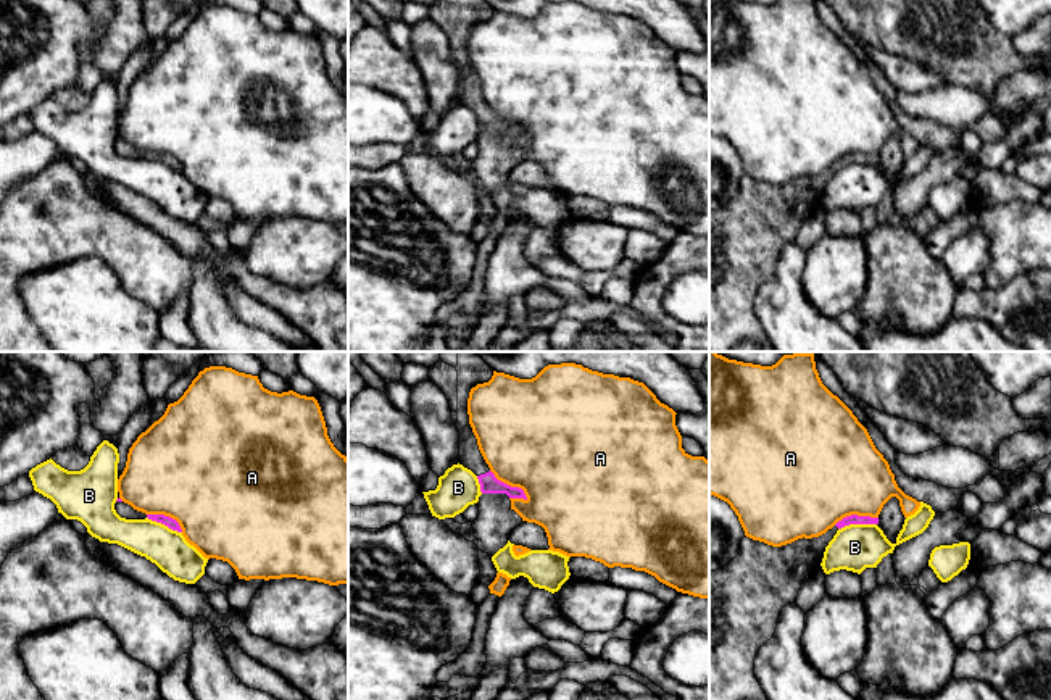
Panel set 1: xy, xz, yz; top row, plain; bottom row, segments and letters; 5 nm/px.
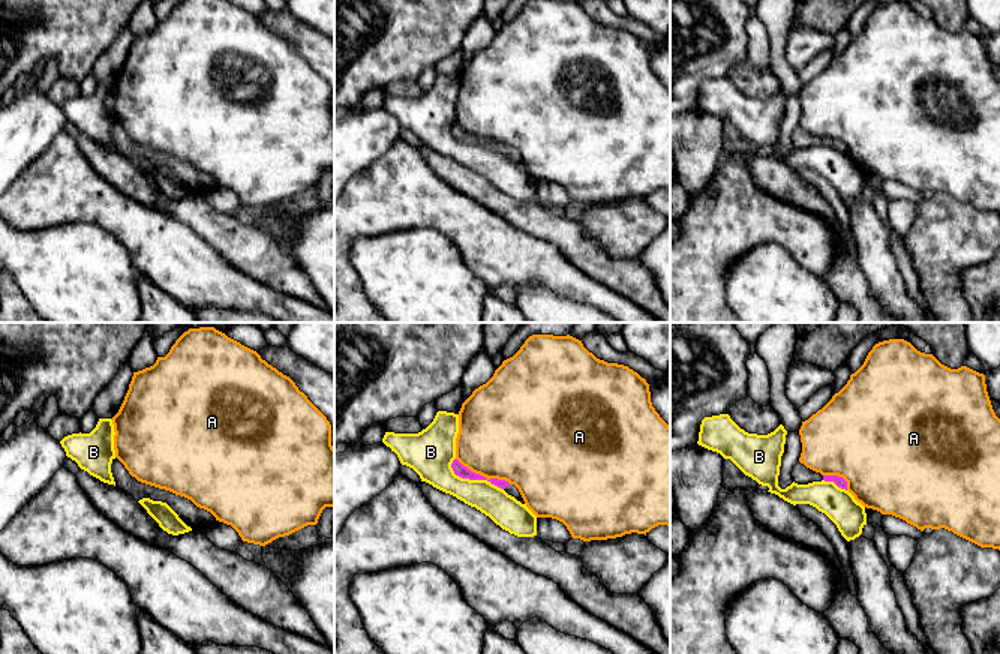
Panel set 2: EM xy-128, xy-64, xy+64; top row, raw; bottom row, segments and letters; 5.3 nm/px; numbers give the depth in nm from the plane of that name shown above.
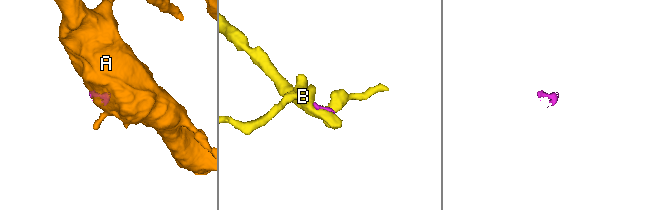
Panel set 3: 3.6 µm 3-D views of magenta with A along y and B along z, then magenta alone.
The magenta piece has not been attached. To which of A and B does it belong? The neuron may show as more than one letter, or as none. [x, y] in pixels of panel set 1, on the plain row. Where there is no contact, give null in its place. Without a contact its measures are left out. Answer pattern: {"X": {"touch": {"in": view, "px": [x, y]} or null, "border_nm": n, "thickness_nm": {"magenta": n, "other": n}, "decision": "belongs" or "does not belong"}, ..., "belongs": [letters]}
{"A": {"touch": {"in": "xz", "px": [510, 124]}, "border_nm": 240, "thickness_nm": {"magenta": 100, "other": 480}, "decision": "does not belong"}, "B": {"touch": {"in": "yz", "px": [856, 162]}, "border_nm": 190, "thickness_nm": {"magenta": 50, "other": 240}, "decision": "does not belong"}, "belongs": []}

